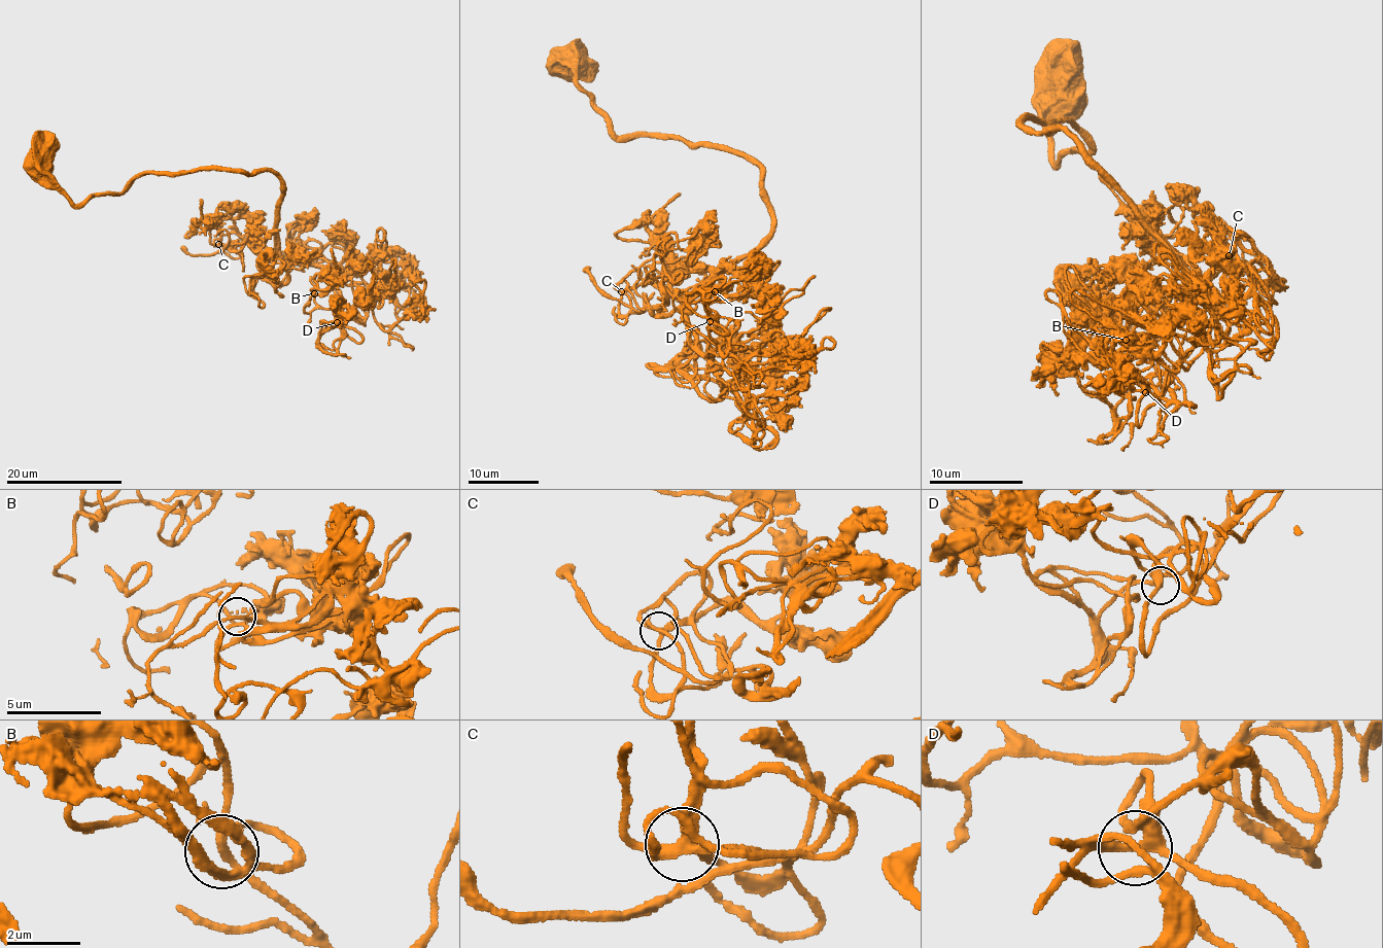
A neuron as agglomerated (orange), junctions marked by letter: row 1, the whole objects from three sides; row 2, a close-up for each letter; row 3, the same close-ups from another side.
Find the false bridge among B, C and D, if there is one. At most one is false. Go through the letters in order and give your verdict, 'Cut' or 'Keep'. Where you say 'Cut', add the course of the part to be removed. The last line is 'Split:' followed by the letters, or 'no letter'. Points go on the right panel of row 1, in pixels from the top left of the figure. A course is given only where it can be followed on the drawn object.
B: Keep
C: Keep
D: Keep
Split: no letter

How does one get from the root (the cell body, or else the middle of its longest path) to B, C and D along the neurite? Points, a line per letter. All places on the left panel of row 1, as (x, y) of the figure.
B: (42, 164), (74, 204), (147, 173), (269, 171), (282, 254), (323, 268), (345, 306), (306, 313), (314, 293)
C: (42, 164), (74, 204), (147, 173), (273, 173), (283, 189), (274, 251), (250, 235), (218, 244)
D: (42, 164), (74, 204), (147, 173), (271, 172), (283, 189), (279, 249), (326, 271), (352, 313), (337, 322)

